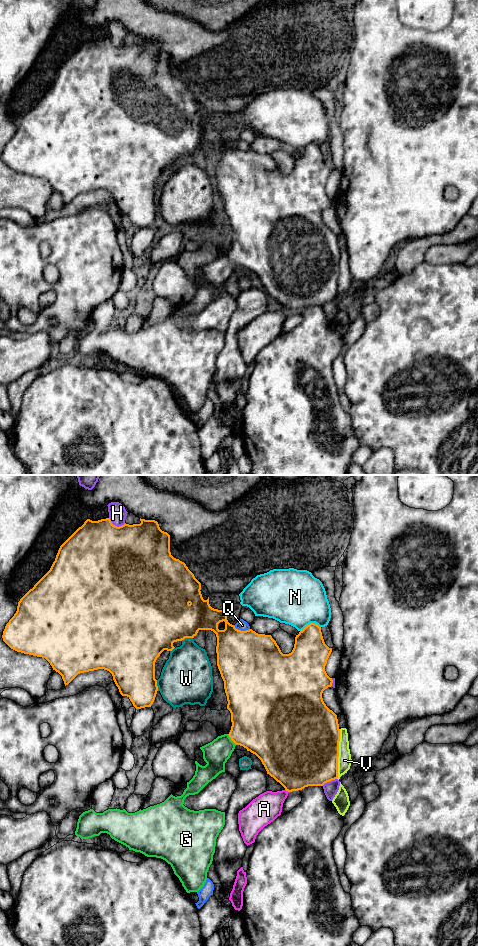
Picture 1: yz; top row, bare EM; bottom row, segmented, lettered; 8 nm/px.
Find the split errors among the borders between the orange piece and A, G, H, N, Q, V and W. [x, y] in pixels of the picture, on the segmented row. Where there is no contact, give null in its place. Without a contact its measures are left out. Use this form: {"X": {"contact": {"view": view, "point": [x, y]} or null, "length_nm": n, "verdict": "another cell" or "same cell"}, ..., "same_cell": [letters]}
{"A": {"contact": {"view": "yz", "point": [287, 790]}, "length_nm": 40, "verdict": "another cell"}, "G": {"contact": {"view": "yz", "point": [231, 739]}, "length_nm": 120, "verdict": "same cell"}, "H": {"contact": {"view": "yz", "point": [116, 526]}, "length_nm": 140, "verdict": "another cell"}, "N": {"contact": {"view": "yz", "point": [310, 623]}, "length_nm": 170, "verdict": "another cell"}, "Q": {"contact": {"view": "yz", "point": [240, 630]}, "length_nm": 140, "verdict": "another cell"}, "V": {"contact": {"view": "yz", "point": [338, 754]}, "length_nm": 400, "verdict": "another cell"}, "W": {"contact": {"view": "yz", "point": [186, 637]}, "length_nm": 100, "verdict": "another cell"}, "same_cell": ["G"]}

